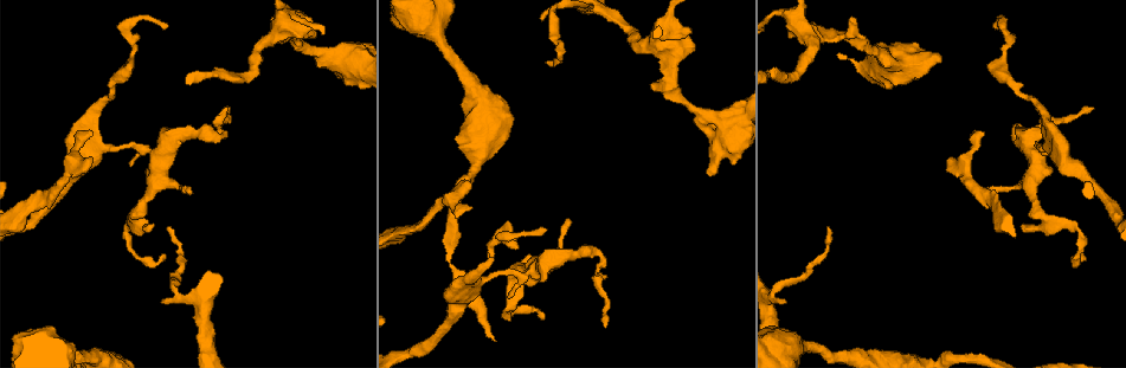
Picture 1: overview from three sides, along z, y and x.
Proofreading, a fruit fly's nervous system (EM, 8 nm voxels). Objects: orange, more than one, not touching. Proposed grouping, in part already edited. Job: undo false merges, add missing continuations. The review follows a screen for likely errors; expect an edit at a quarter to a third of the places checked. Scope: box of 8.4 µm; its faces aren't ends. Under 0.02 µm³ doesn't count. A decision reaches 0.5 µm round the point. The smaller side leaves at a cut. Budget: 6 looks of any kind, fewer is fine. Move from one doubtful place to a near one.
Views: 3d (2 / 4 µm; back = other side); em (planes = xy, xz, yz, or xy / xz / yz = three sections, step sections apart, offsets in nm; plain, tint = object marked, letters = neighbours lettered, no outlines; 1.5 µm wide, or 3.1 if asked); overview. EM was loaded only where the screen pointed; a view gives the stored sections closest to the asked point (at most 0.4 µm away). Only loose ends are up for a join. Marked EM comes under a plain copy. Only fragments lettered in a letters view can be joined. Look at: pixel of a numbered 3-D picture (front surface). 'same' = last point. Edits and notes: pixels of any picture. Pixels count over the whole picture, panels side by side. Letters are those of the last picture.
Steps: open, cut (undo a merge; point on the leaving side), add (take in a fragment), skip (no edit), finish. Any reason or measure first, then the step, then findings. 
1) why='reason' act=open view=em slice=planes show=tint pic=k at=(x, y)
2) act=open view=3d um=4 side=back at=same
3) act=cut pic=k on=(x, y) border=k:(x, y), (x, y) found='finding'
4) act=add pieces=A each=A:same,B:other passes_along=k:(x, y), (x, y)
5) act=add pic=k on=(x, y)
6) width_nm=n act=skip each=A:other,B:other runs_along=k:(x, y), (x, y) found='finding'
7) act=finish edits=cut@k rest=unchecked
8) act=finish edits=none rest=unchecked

why='tapers out' act=open view=3d um=2 pic=1 at=(542, 316)

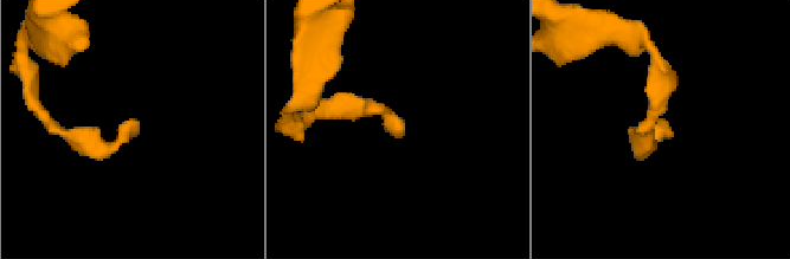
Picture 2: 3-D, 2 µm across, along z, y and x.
act=open view=em slice=planes show=letters pic=2 at=(397, 128)

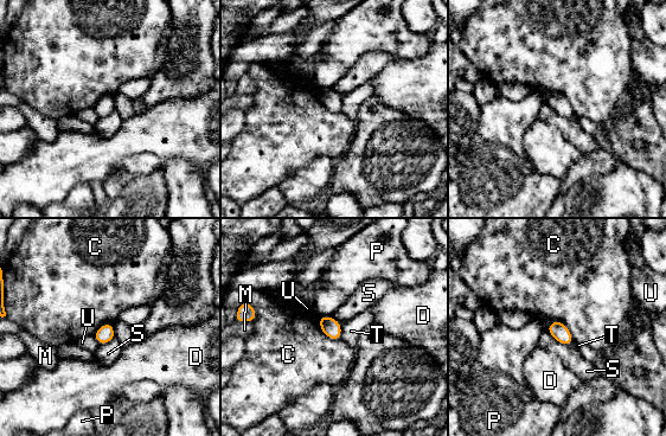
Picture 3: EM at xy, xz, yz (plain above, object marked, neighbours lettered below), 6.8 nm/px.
width_nm=120 act=skip each=C:other,D:other,M:other,P:other,S:other,T:other,U:other border=3:(318, 318), (327, 337), (340, 339) found='no lettered fragment goes on from it'

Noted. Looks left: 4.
why='end of a long branch' act=open view=em slice=planes show=letters pic=1 at=(996, 25)

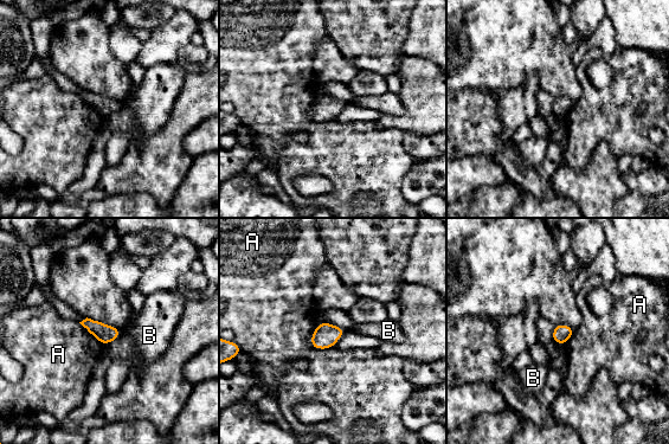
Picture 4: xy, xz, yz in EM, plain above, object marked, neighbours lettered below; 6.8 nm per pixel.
act=skip each=A:other,B:other border=4:(316, 325), (310, 345), (333, 347) found='none of them fits'

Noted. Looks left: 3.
why='branch stops here' act=open view=3d um=4 pic=1 at=(543, 19)

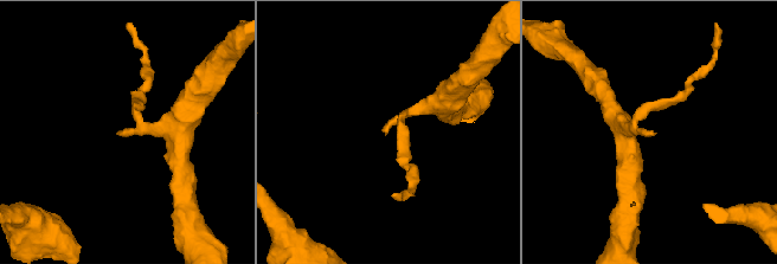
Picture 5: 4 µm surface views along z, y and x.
why='now the EM' act=open view=em slice=planes show=letters pic=5 at=(119, 135)

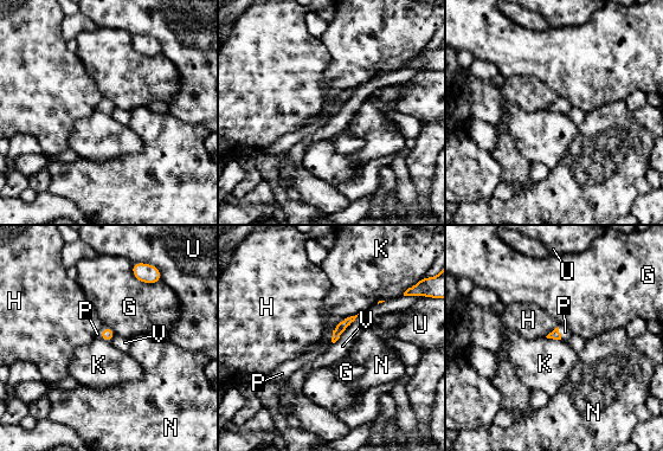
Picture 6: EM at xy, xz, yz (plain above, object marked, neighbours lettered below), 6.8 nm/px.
act=add pieces=P each=G:other,H:other,K:other,N:other,P:same,U:other,V:other found='the cell continues'

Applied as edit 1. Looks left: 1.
act=finish edits=add@6 rest=unchecked

